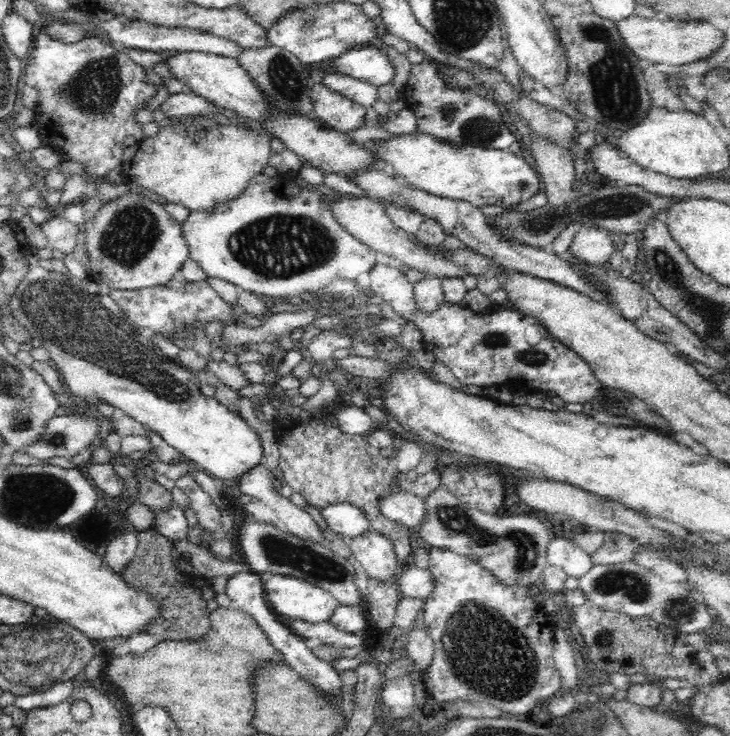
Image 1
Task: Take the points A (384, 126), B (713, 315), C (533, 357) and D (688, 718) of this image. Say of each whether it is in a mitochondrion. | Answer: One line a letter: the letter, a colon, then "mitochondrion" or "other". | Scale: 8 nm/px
A: other
B: mitochondrion
C: mitochondrion
D: other

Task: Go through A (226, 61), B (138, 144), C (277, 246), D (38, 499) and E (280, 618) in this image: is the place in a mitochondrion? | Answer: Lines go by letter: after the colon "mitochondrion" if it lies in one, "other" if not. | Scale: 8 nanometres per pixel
A: other
B: other
C: mitochondrion
D: mitochondrion
E: other

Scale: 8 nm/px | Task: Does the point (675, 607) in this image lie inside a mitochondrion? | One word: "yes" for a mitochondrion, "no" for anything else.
yes

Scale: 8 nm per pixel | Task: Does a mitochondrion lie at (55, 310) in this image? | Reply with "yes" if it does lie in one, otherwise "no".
yes

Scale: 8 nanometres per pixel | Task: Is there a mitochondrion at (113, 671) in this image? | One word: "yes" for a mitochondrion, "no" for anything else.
no

